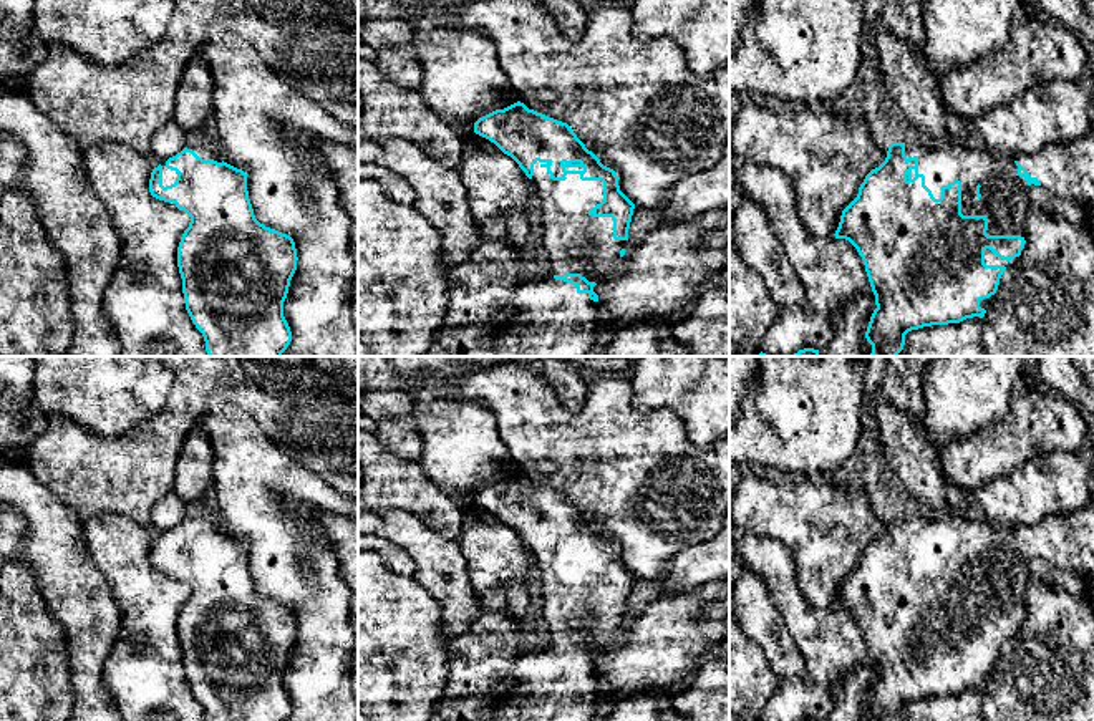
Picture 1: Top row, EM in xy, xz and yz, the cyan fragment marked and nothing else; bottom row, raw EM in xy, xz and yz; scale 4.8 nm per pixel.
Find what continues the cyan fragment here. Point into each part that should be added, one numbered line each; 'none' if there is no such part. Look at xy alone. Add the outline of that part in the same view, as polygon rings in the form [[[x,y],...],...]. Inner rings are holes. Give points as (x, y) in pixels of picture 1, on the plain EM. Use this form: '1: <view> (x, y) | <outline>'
1: xy (169, 547) | [[[166,532],[161,534],[162,537],[162,557],[171,557],[177,550],[177,544],[166,539]]]

